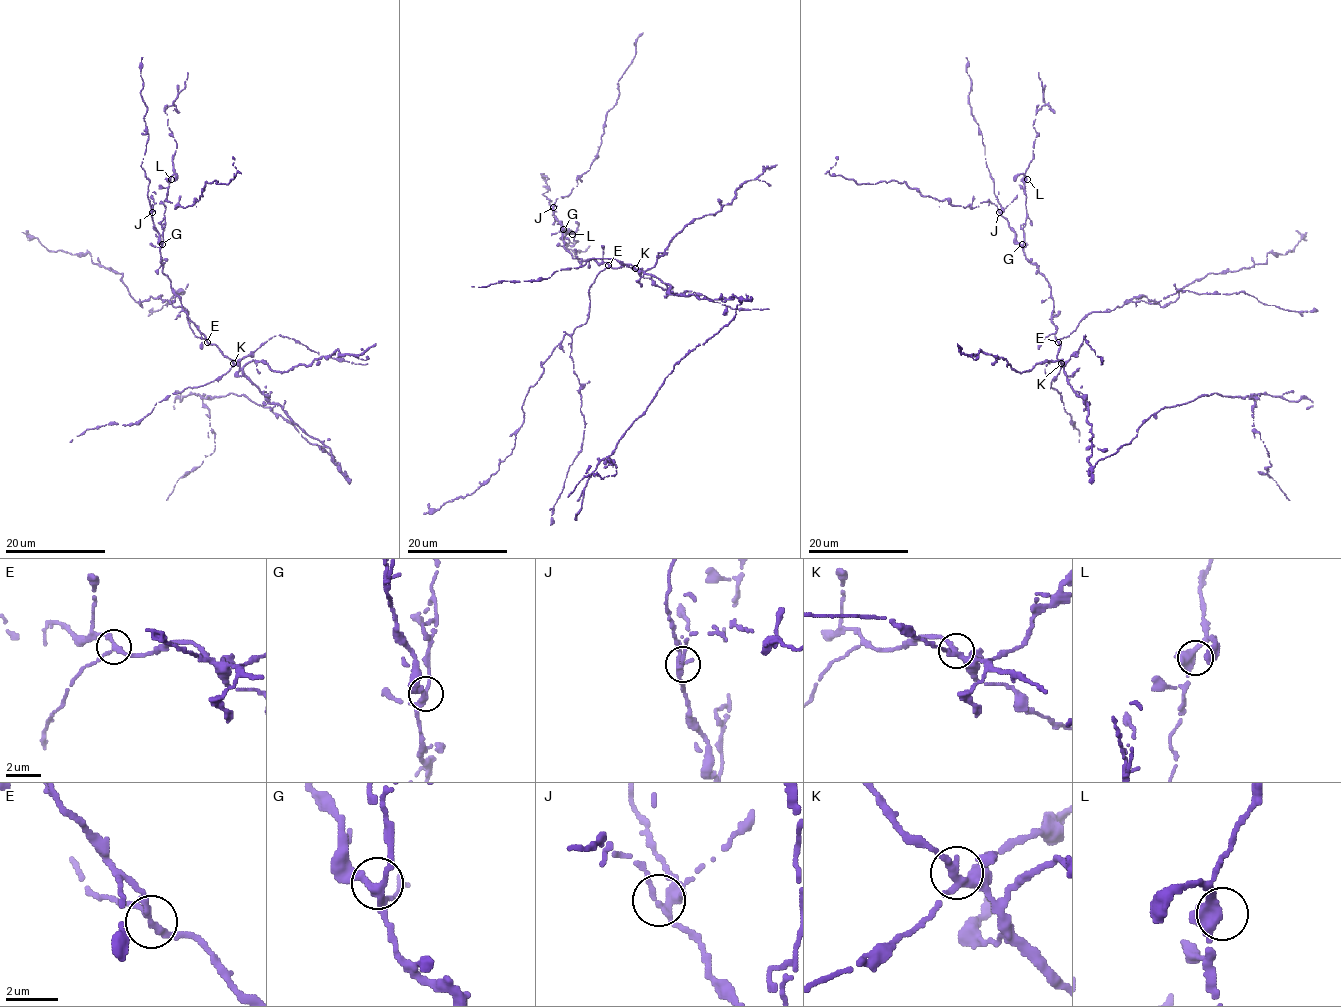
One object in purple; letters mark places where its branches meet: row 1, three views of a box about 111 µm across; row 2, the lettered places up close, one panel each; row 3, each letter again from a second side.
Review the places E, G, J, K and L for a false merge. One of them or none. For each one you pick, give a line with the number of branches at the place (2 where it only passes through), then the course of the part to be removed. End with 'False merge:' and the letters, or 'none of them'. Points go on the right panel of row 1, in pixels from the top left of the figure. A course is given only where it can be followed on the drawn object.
False merge: none of them

